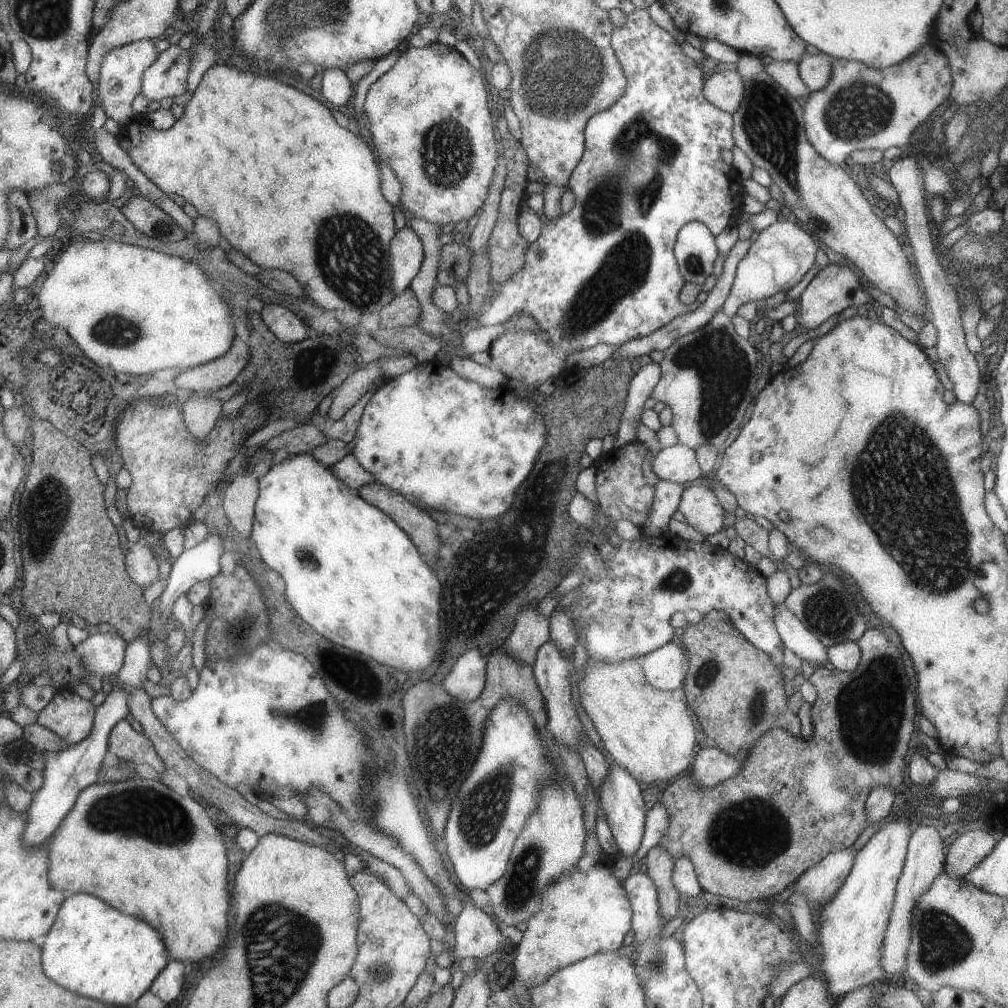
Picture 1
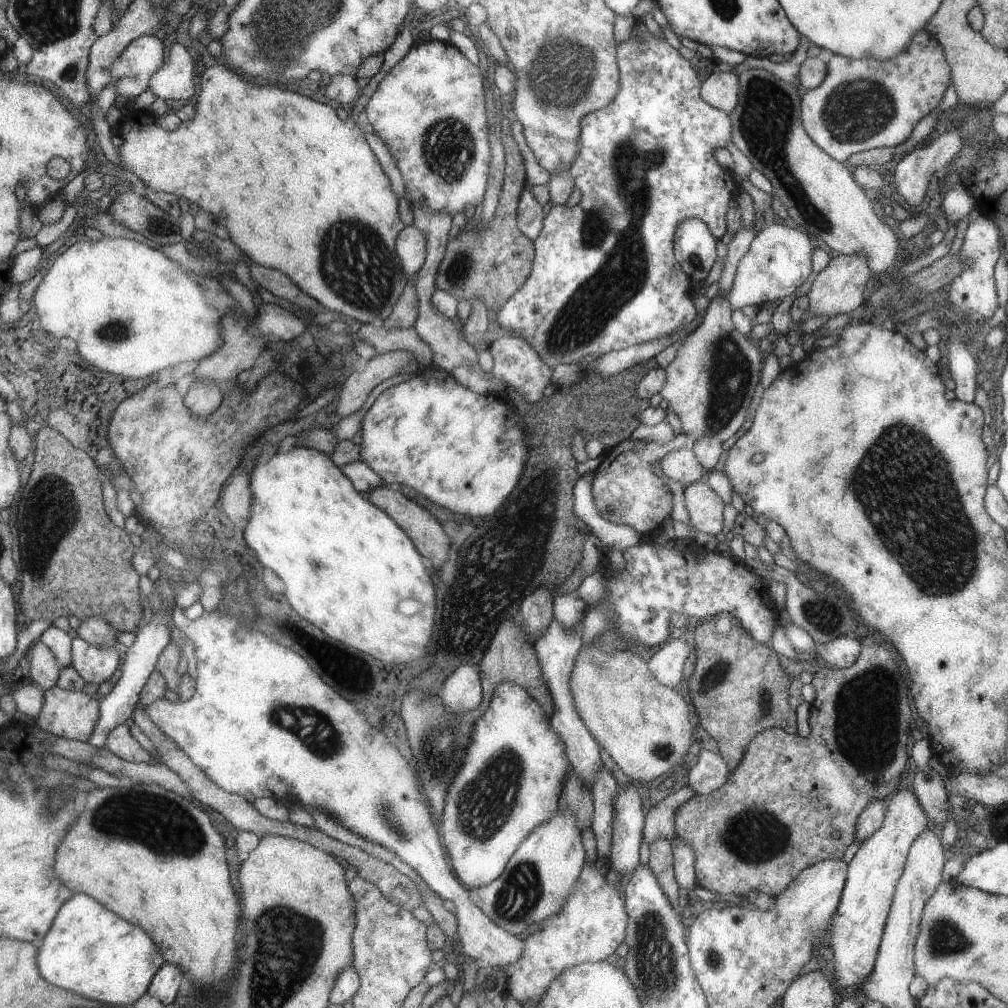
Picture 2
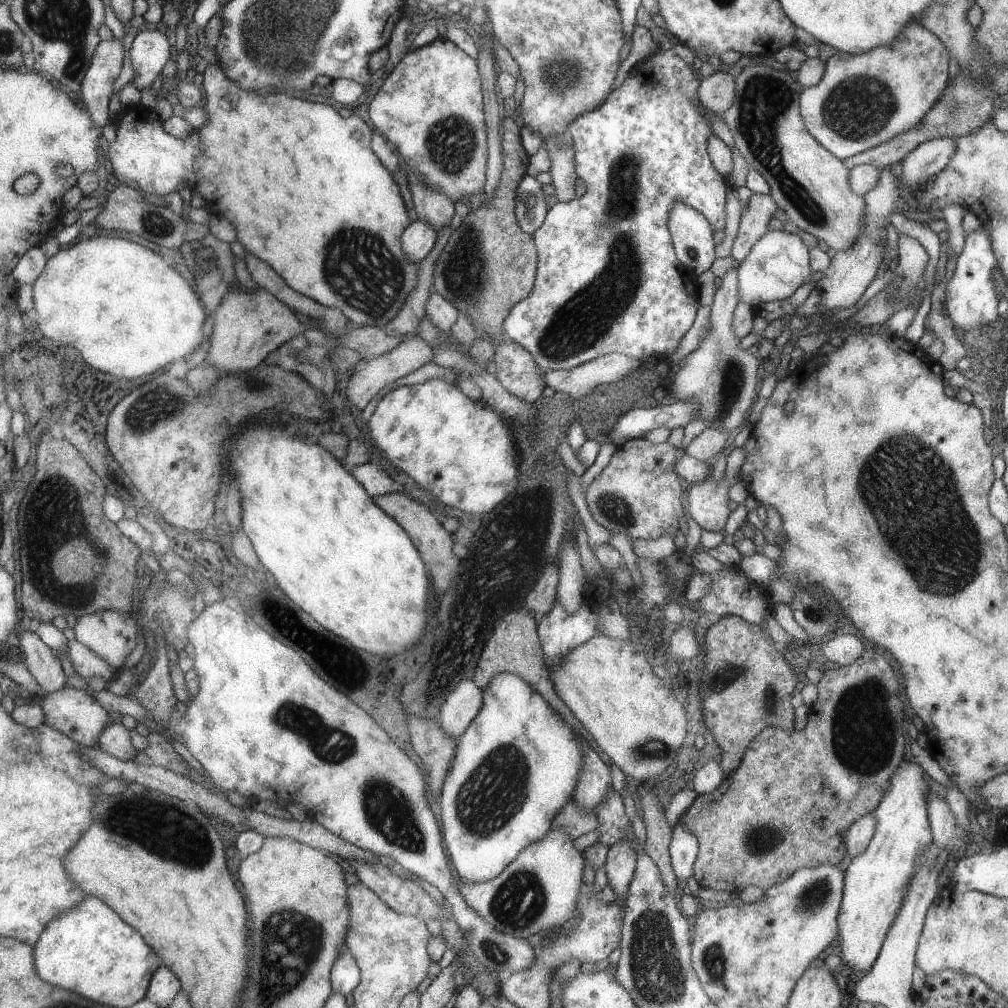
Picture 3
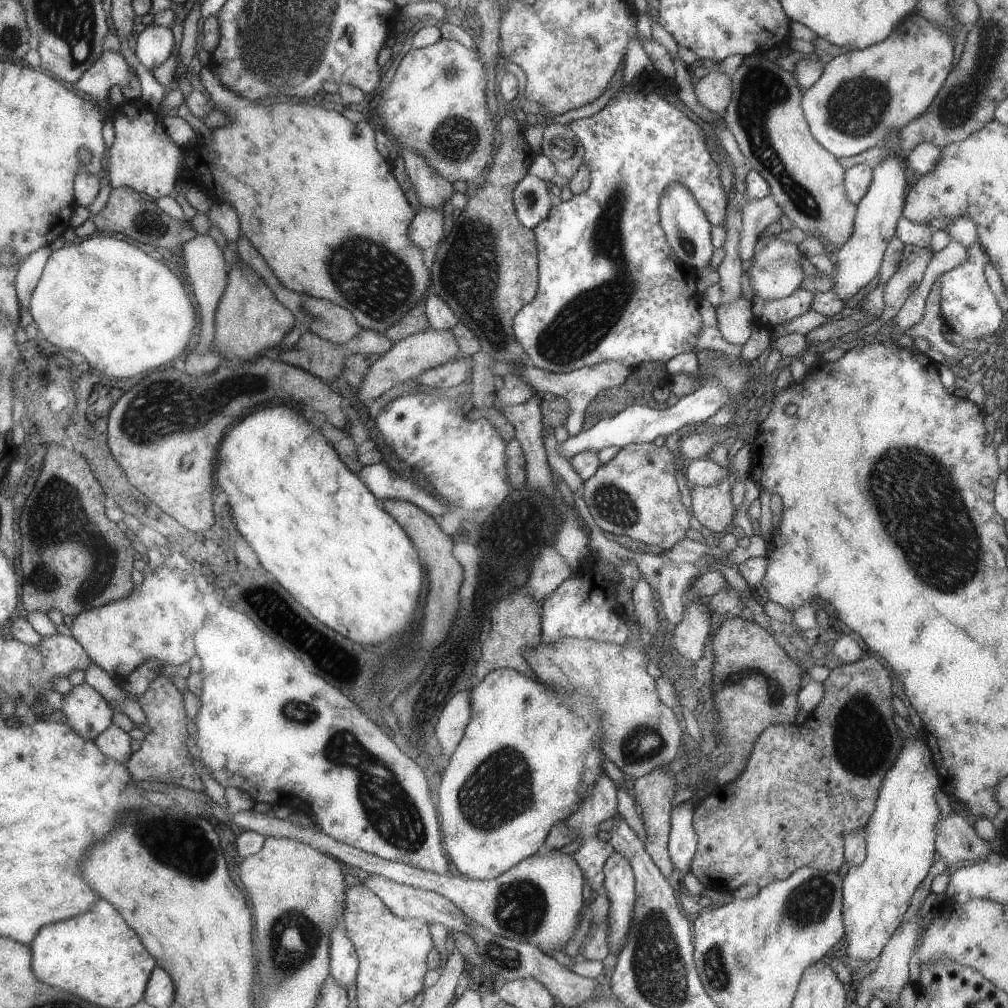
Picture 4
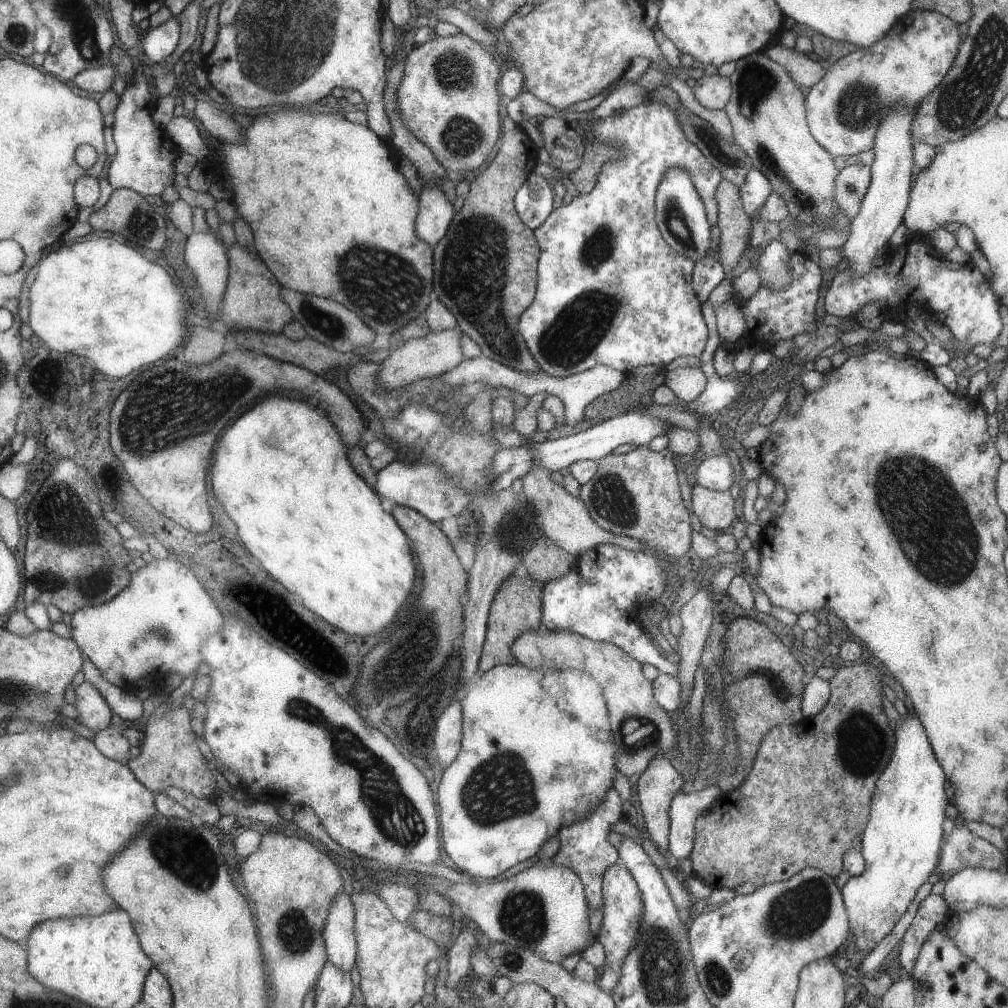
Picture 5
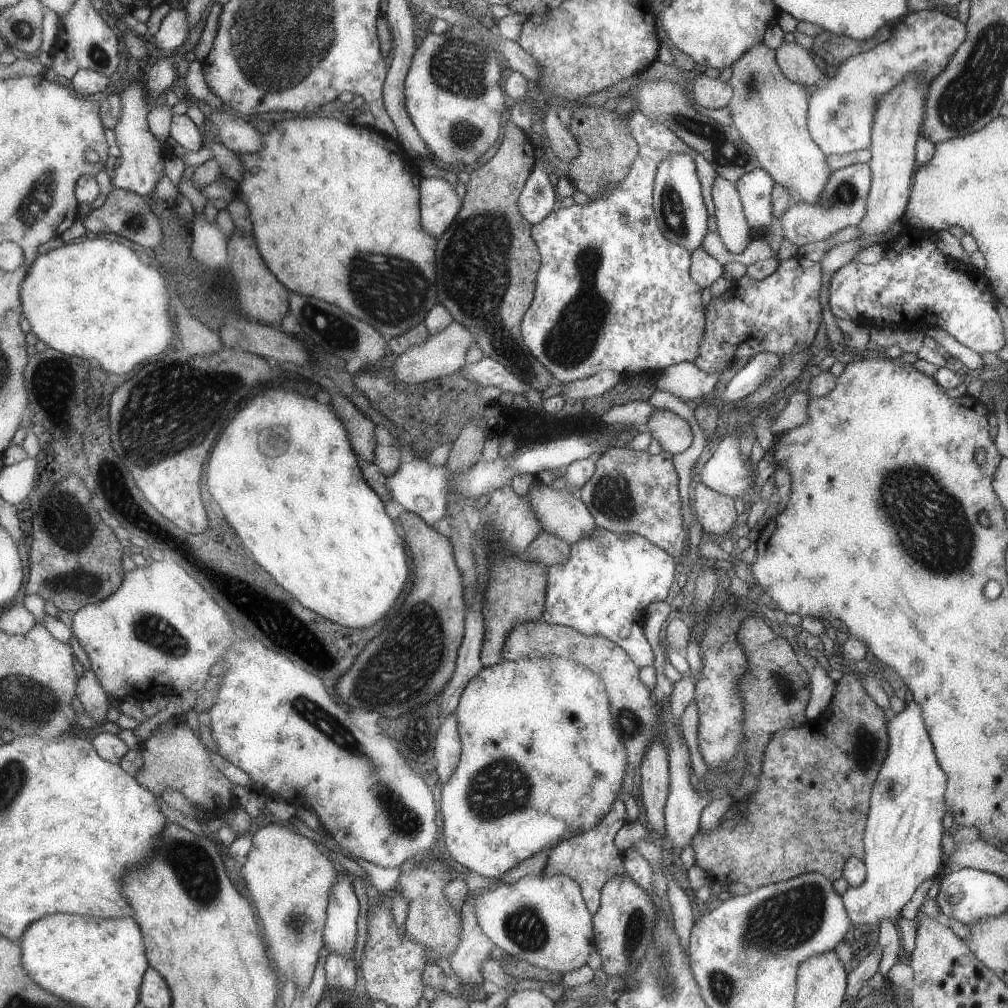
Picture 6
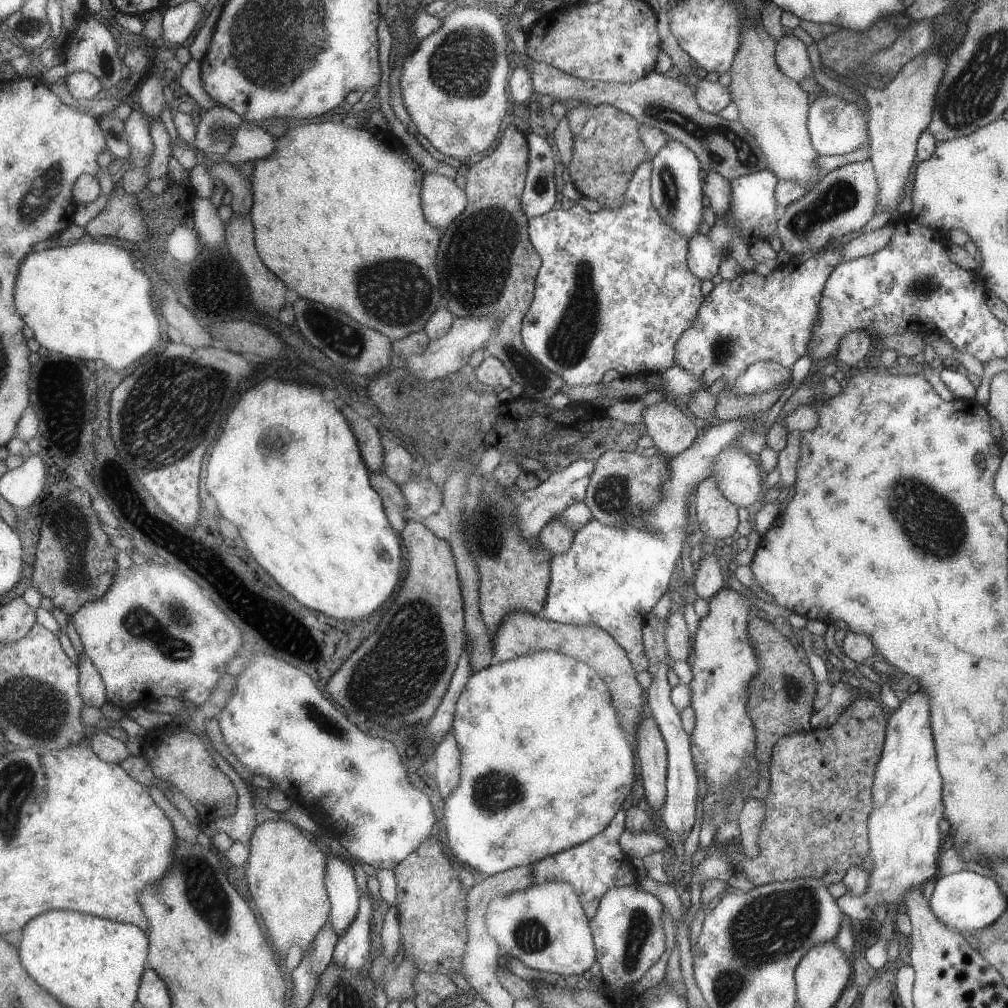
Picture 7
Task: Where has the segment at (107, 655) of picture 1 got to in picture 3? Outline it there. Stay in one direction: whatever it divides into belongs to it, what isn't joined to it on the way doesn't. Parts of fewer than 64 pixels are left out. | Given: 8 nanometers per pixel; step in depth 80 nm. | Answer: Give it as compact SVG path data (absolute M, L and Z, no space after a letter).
M77 640L68 642L68 659L85 680L98 676L109 681L115 676L114 667L106 659Z

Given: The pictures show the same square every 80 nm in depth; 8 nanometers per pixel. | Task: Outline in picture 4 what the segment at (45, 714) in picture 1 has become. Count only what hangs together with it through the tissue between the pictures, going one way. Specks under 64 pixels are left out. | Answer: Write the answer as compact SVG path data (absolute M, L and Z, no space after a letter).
M87 682L74 685L63 700L66 723L83 738L95 740L113 724L114 708Z

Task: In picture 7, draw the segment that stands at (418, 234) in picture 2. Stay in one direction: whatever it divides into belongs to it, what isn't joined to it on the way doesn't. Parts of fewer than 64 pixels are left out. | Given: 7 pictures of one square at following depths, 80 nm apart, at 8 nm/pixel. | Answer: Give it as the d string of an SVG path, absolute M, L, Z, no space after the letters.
M427 173L423 177L421 205L426 222L443 228L465 208L466 194L454 179Z

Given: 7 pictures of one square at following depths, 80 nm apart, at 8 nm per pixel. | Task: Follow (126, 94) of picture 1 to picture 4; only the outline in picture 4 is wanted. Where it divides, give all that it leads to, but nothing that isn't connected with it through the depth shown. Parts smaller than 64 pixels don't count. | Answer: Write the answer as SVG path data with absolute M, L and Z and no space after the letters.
M149 24L139 27L132 50L141 64L151 72L172 53L178 43L177 35L169 27Z

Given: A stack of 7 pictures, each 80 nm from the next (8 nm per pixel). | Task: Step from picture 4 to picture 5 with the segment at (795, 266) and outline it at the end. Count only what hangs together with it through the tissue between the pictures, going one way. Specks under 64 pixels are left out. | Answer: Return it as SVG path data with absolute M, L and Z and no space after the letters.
M778 239L772 241L768 240L766 246L762 247L762 251L758 256L757 269L761 273L761 285L766 284L770 289L781 290L784 289L790 279L790 268L786 265L789 254Z

